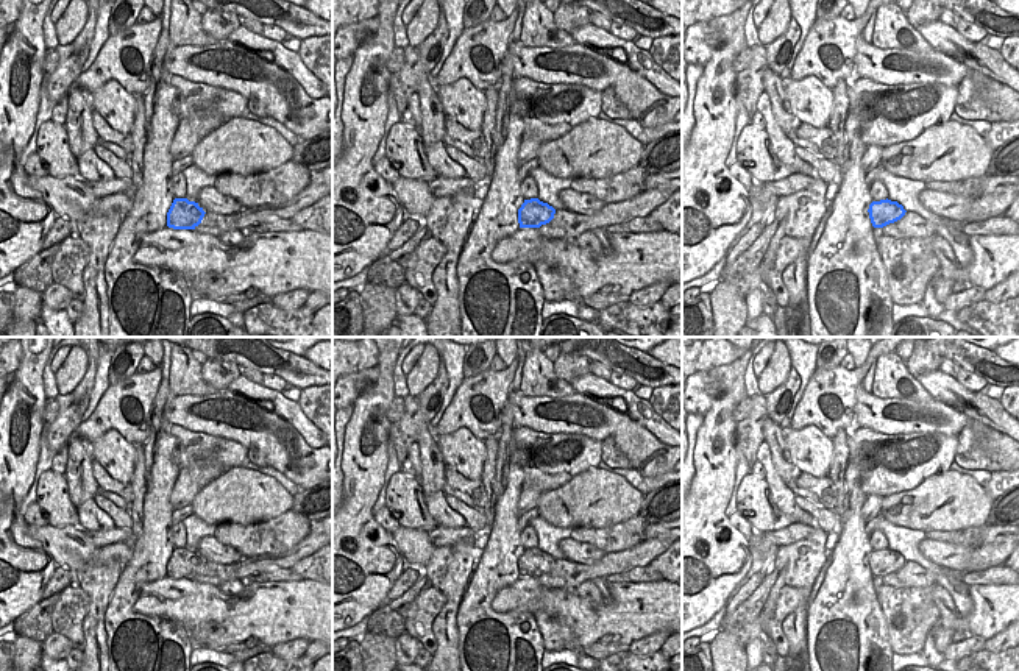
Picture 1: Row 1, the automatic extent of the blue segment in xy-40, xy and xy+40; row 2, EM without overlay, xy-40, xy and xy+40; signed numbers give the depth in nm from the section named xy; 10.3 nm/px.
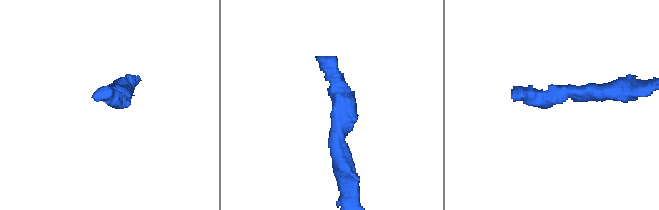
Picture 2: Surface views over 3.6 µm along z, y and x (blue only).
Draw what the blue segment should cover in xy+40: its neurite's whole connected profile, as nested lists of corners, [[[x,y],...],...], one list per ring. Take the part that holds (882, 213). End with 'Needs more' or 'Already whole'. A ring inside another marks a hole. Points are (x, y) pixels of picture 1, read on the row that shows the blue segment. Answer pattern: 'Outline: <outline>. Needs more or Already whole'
Outline: [[[880,200],[869,204],[869,218],[874,228],[883,228],[889,223],[900,220],[905,215],[905,209],[897,201]]]. Already whole.

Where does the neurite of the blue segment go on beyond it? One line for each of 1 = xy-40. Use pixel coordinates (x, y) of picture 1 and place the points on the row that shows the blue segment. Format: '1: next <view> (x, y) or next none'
1: next none

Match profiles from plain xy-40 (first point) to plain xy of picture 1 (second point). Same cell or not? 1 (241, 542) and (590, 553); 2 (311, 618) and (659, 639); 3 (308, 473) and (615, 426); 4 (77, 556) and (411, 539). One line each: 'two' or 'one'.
1: two
2: two
3: one
4: one

